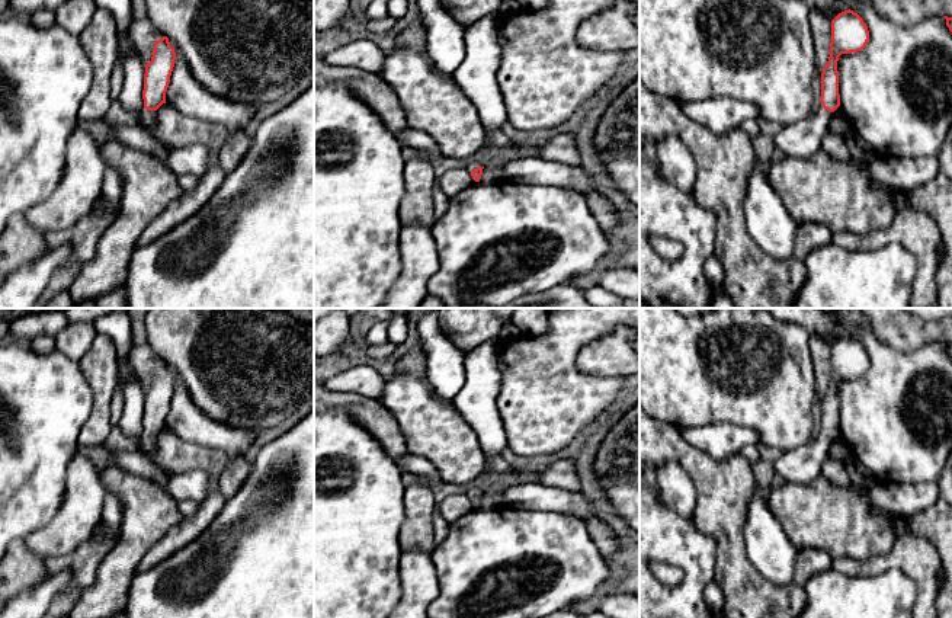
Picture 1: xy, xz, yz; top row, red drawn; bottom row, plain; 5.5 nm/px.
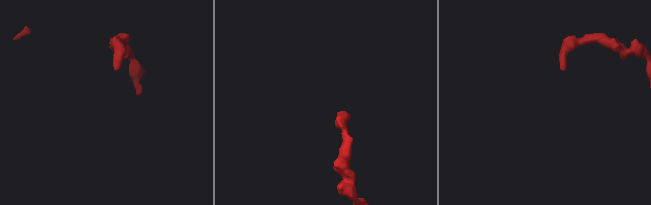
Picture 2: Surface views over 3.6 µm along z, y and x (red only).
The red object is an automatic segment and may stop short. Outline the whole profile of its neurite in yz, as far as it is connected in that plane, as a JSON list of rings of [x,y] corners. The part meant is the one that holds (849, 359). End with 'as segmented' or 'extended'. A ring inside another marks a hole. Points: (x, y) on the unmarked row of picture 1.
[[[844,336],[831,346],[830,382],[821,398],[821,433],[810,442],[795,446],[773,462],[775,474],[786,483],[810,483],[823,474],[831,439],[840,432],[837,387],[842,380],[862,377],[869,366],[863,345],[853,336]]]; extended

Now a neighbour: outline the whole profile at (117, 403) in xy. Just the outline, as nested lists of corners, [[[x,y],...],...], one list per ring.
[[[118,387],[112,396],[109,412],[110,412],[110,423],[112,426],[116,426],[124,414],[124,394],[121,387]]]

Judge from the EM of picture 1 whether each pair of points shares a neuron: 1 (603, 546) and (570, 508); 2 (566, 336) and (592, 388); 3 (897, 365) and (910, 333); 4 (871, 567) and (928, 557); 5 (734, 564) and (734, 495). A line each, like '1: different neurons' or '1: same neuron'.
1: same neuron
2: same neuron
3: different neurons
4: same neuron
5: same neuron

